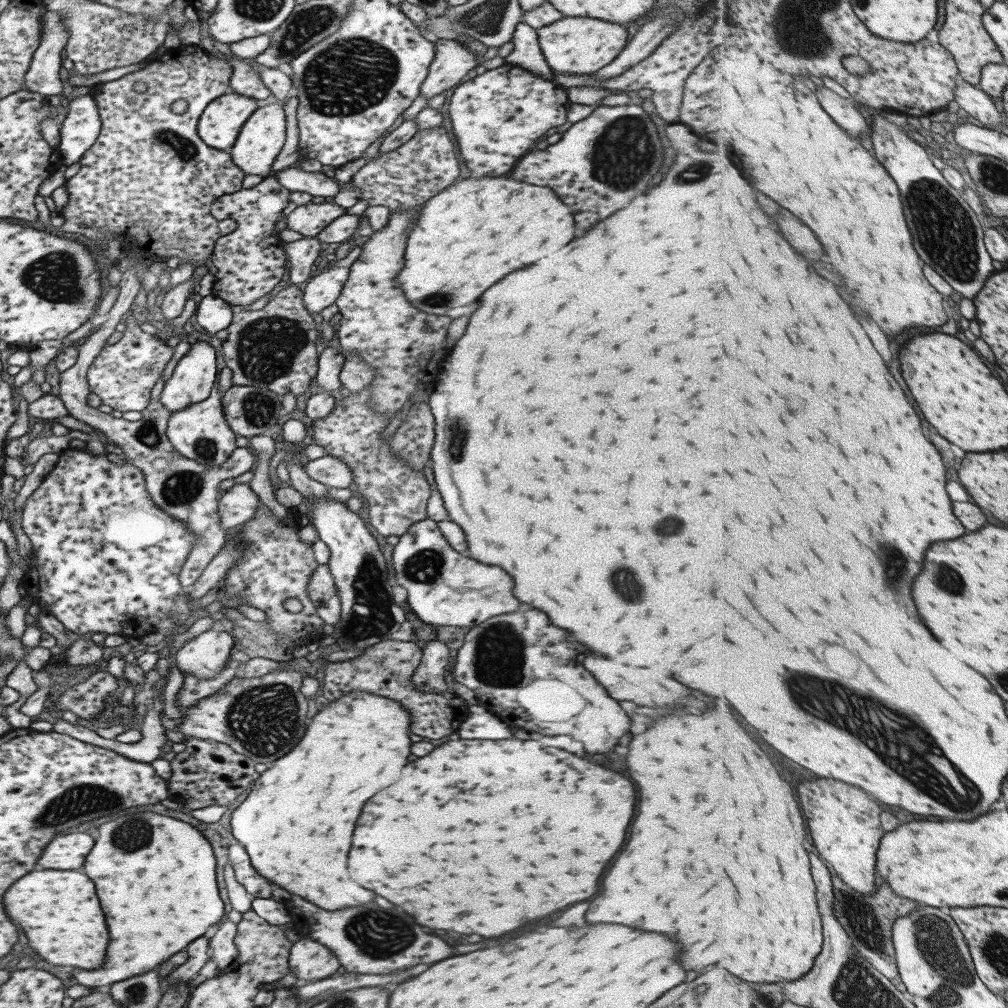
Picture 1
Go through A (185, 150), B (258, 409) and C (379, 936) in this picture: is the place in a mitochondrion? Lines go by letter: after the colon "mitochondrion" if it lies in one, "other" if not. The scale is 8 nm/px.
A: mitochondrion
B: mitochondrion
C: mitochondrion

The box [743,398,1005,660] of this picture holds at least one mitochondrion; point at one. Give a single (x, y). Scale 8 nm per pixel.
(891, 550)

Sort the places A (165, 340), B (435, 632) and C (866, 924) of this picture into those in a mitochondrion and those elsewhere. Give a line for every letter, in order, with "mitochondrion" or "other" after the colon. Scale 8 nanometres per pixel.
A: other
B: other
C: mitochondrion

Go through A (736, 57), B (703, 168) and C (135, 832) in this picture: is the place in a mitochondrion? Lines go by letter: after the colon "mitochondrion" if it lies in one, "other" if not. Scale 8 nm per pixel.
A: other
B: mitochondrion
C: mitochondrion

